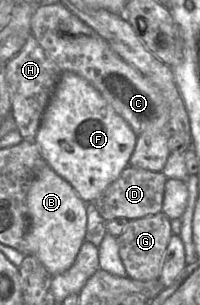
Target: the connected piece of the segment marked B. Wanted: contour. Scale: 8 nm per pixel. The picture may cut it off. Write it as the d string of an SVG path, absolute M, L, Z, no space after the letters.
M44 166L28 190L27 207L30 223L26 240L31 255L36 257L52 276L65 272L73 264L81 245L86 240L87 203L63 177L55 173L50 166Z

